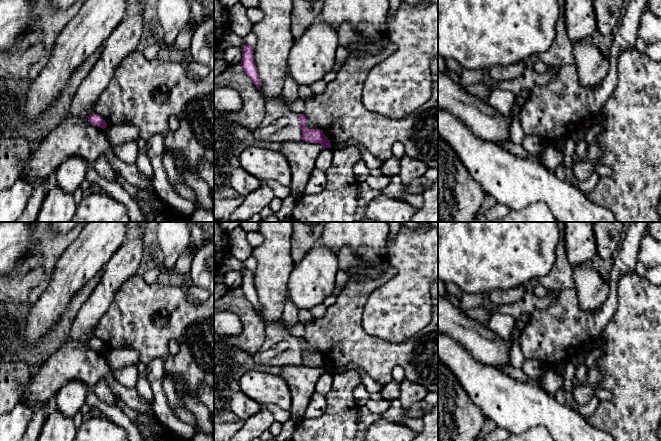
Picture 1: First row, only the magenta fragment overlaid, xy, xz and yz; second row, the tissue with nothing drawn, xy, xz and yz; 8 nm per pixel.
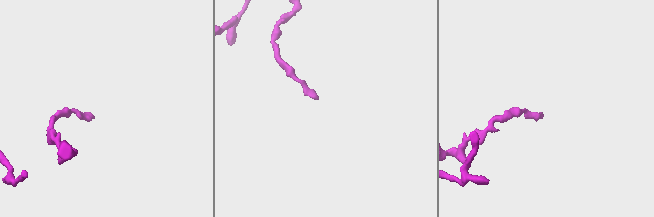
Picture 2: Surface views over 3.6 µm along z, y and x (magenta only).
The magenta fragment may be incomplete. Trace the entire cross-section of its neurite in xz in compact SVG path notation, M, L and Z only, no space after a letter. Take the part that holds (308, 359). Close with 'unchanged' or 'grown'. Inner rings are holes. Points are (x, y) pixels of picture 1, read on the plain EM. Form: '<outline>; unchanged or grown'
M299 338L302 352L302 364L310 367L319 367L323 372L331 372L331 367L320 353L309 353L306 351L307 341L305 338Z; unchanged

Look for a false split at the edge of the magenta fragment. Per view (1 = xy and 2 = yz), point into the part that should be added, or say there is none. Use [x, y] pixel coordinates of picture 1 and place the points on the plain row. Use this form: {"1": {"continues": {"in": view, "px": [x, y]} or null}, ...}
{"1": {"continues": null}, "2": {"continues": null}}

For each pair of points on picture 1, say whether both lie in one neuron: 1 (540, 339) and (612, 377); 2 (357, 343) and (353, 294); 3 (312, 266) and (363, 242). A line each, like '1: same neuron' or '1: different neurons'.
1: different neurons
2: same neuron
3: same neuron

